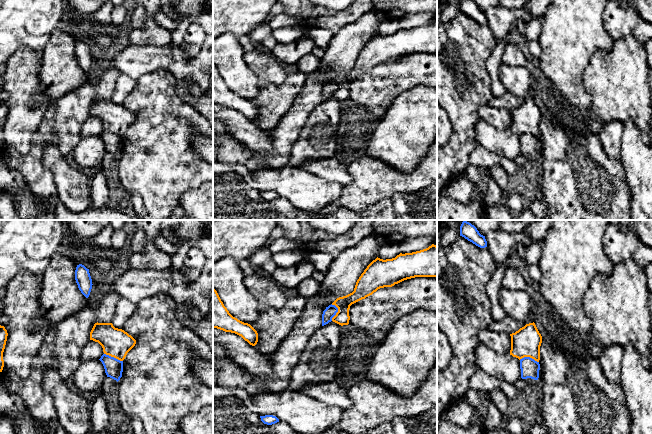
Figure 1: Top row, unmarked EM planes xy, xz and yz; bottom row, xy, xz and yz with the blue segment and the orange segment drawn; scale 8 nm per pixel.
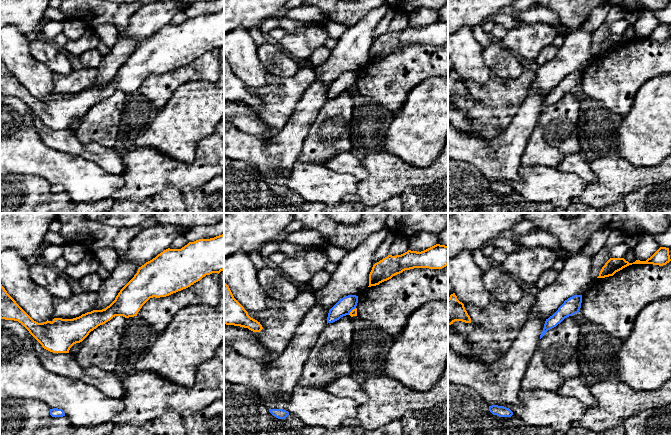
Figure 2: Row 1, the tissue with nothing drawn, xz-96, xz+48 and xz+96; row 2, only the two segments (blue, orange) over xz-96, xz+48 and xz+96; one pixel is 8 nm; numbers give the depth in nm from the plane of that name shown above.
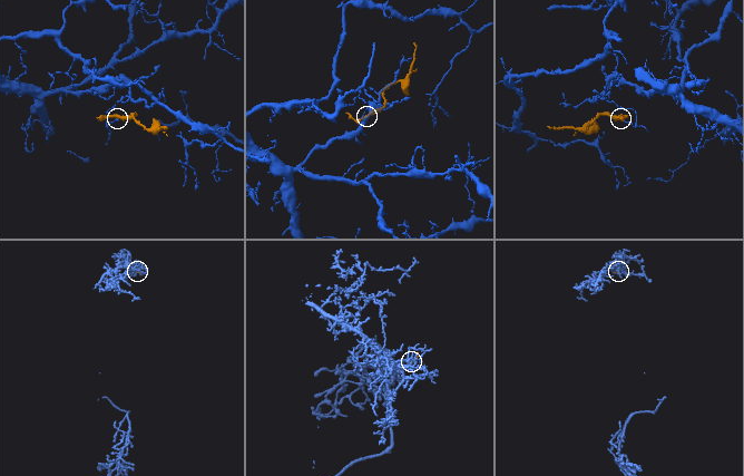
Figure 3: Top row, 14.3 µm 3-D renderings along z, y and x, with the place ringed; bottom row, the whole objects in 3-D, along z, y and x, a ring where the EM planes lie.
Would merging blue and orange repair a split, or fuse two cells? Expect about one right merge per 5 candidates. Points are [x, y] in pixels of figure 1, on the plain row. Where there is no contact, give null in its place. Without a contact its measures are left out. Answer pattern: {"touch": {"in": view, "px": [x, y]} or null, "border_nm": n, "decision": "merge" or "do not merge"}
{"touch": {"in": "yz", "px": [529, 133]}, "border_nm": 160, "decision": "do not merge"}

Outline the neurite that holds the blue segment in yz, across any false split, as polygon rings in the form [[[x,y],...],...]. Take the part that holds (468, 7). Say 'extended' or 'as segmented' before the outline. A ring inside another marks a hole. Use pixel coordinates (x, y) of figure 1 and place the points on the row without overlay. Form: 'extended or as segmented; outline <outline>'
as segmented; outline [[[461,0],[460,12],[464,13],[480,24],[487,23],[485,12],[481,11],[477,4],[472,0]]]

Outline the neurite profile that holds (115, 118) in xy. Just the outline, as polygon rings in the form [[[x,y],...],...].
[[[95,99],[90,116],[98,118],[106,131],[123,137],[127,129],[135,122],[136,116],[122,105],[115,104],[112,99]]]

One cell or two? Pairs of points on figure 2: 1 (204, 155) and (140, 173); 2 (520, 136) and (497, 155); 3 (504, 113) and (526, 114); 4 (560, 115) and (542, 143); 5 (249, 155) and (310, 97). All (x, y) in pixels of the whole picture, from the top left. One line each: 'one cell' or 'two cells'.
1: one cell
2: one cell
3: two cells
4: one cell
5: one cell

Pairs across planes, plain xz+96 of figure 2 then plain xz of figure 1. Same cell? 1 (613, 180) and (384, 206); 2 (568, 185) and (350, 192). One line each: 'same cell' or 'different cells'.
1: different cells
2: different cells

